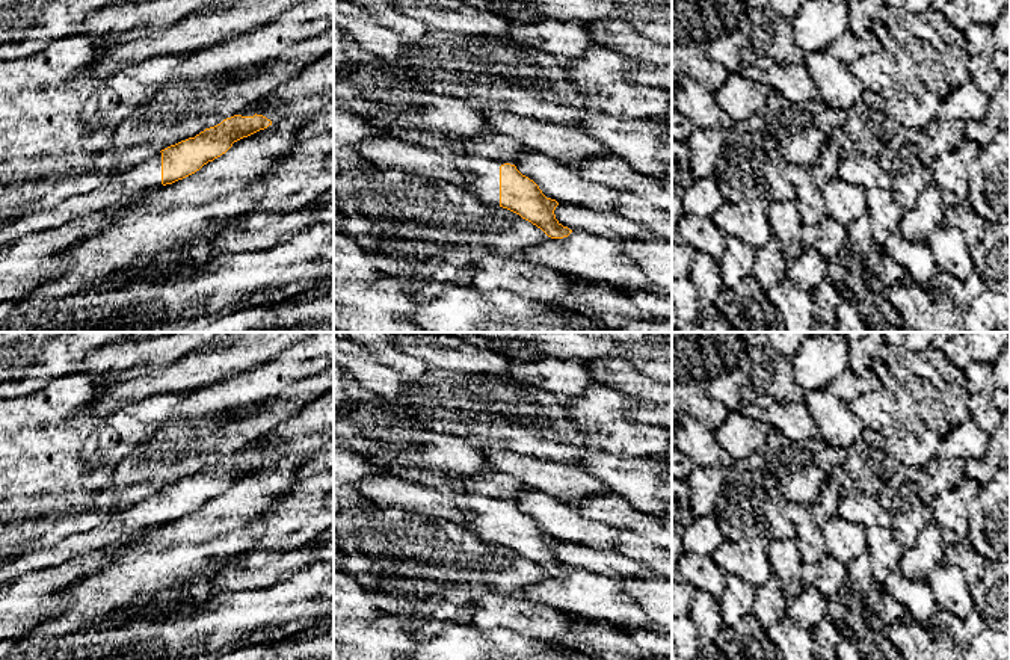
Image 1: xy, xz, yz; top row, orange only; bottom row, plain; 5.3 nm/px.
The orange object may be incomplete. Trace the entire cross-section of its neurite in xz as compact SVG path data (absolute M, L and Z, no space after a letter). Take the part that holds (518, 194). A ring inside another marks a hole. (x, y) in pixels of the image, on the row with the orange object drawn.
M459 151L448 153L453 168L473 187L474 199L480 204L507 208L551 239L563 239L572 233L556 219L554 210L559 202L547 198L515 165Z

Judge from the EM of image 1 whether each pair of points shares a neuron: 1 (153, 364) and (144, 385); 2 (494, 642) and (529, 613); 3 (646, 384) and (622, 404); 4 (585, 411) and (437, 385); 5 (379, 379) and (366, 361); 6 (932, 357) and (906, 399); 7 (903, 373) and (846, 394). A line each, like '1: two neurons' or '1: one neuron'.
1: two neurons
2: two neurons
3: two neurons
4: two neurons
5: one neuron
6: one neuron
7: two neurons

